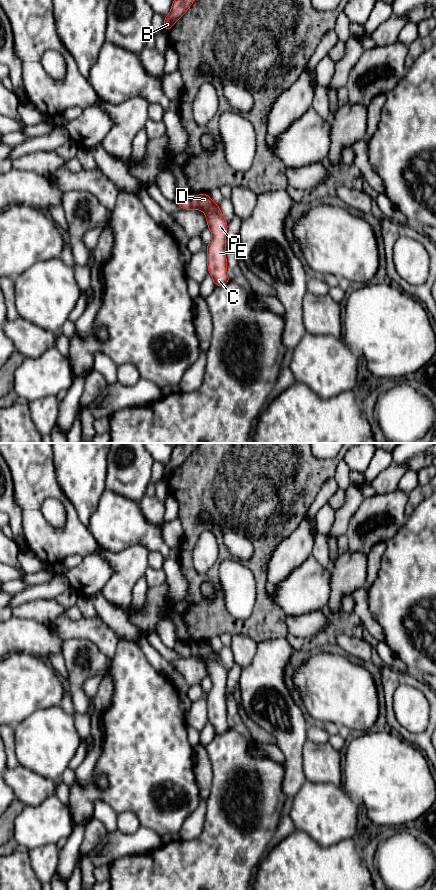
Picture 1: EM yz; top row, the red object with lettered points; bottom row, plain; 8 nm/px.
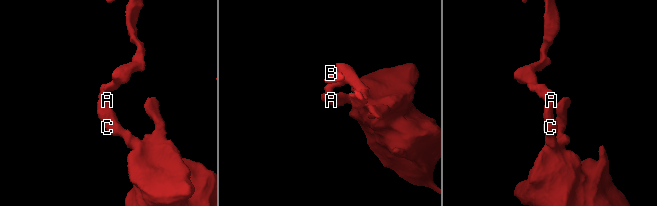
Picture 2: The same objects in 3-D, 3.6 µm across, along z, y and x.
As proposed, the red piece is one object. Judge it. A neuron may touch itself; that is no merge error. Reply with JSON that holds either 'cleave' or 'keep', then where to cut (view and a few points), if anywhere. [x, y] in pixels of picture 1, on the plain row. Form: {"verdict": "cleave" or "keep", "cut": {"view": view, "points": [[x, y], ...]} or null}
{"verdict": "cleave", "cut": {"view": "yz", "points": [[191, 643], [190, 656]]}}

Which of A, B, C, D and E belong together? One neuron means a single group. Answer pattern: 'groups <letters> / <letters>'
groups A C D E / B

